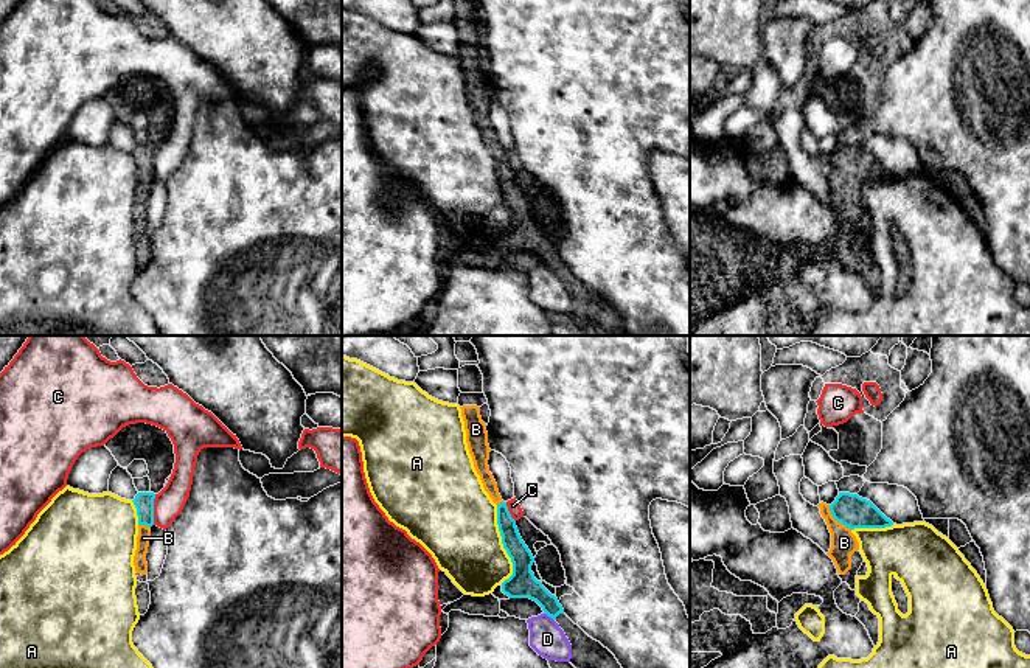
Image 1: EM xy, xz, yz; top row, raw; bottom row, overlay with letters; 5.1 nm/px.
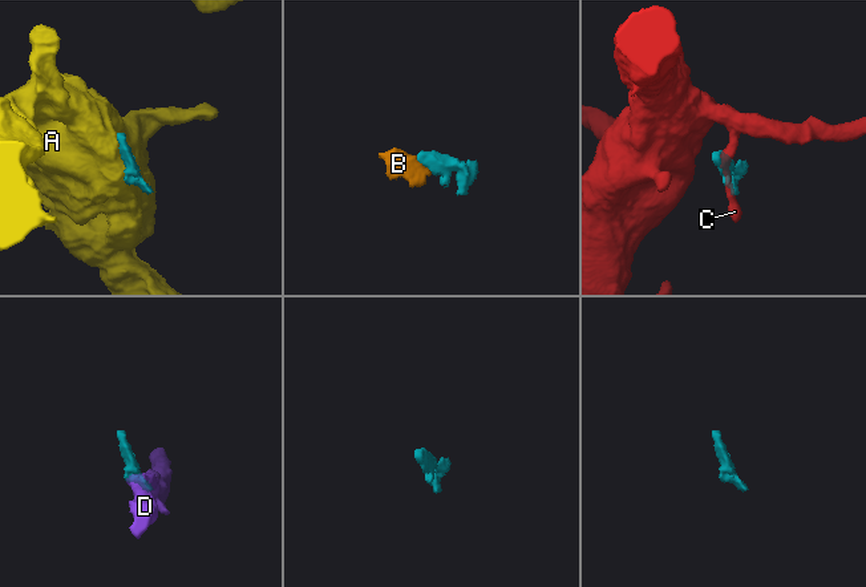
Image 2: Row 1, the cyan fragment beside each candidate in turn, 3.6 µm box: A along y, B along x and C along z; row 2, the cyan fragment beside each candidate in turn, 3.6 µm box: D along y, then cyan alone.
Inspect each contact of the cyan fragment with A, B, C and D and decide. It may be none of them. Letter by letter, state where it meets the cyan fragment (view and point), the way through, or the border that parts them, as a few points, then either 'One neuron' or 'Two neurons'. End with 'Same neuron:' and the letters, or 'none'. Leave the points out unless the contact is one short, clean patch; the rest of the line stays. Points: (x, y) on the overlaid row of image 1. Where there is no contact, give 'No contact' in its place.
A: Touches cyan at xz (502, 542). Two neurons
B: Touches cyan at yz (836, 519). Path across: yz (853, 511), (847, 511), (836, 519), (844, 542). One neuron
C: Touches cyan at xy (153, 510). Boundary: xy (156, 494), (153, 524). Two neurons
D: Touches cyan at xz (549, 615). Boundary: xz (544, 612), (553, 620). Two neurons
Same neuron: B

